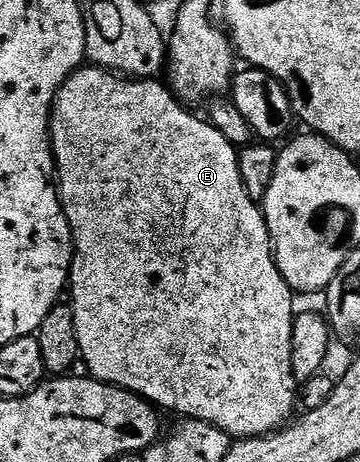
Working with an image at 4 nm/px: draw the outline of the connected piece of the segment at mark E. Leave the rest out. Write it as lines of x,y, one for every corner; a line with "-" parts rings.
94,64
84,65
68,76
65,84
57,92
55,104
51,107
51,150
55,154
55,172
57,175
57,189
59,200
63,204
63,211
69,220
71,229
71,245
73,253
71,255
71,273
69,275
69,305
75,317
75,327
77,328
77,344
79,345
79,358
87,365
86,373
99,382
107,382
111,386
119,386
123,390
128,390
141,398
146,398
152,406
160,411
176,410
183,414
184,419
213,424
213,428
221,428
233,440
240,438
260,438
263,434
269,434
273,430
280,429
292,421
293,415
297,410
297,383
293,372
293,360
291,359
291,341
293,340
293,324
297,317
295,310
296,295
291,286
283,279
281,272
275,263
275,251
271,248
271,237
267,222
263,218
263,211
260,203
249,196
245,188
245,180
241,180
241,168
239,167
239,150
217,128
212,126
206,117
198,118
195,114
190,114
188,107
175,97
174,93
162,81
159,80
136,80
126,76
120,76
112,71
104,70

